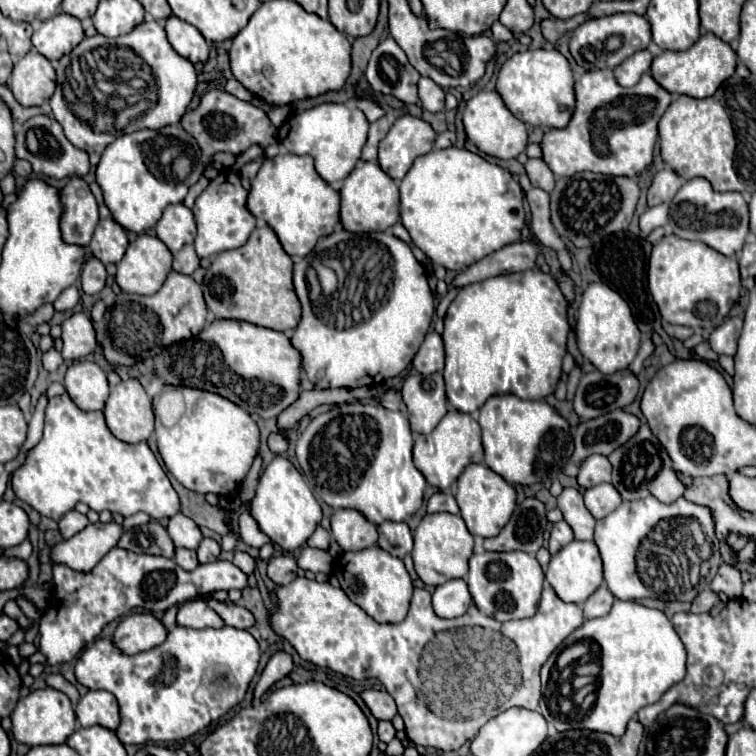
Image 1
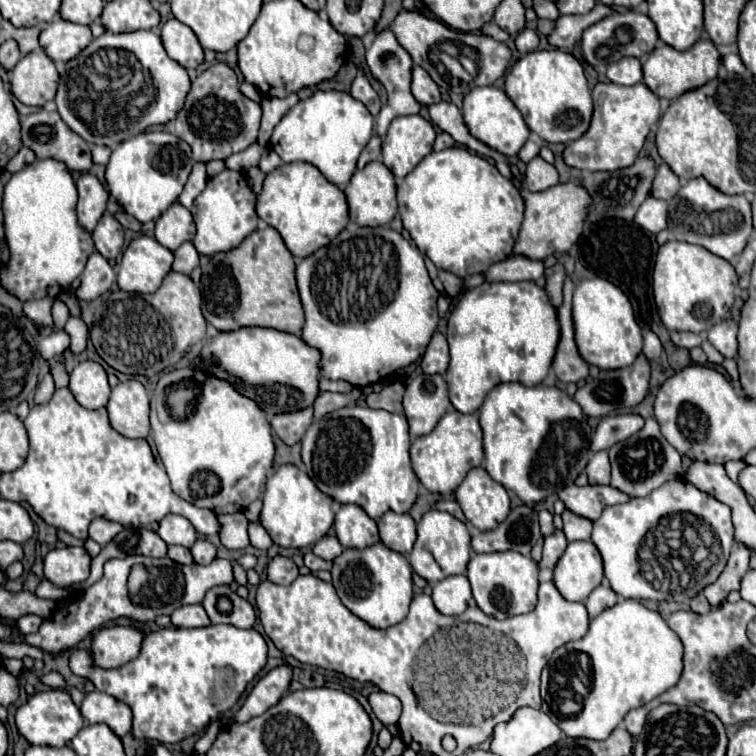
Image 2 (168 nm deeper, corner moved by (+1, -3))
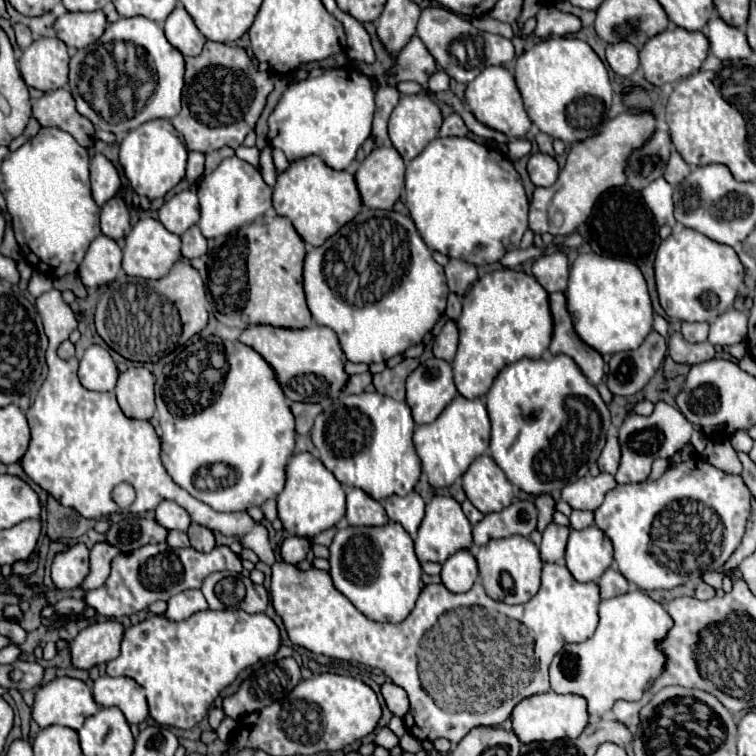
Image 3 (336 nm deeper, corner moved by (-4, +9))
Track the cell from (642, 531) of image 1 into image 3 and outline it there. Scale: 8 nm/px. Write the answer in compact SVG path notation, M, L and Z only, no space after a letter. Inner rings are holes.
M692 456L690 460L686 462L680 462L680 464L674 464L674 466L668 466L664 470L664 474L658 478L658 480L644 480L644 482L638 482L638 484L624 484L624 486L616 486L614 490L610 490L602 502L602 506L596 510L596 526L600 530L604 530L612 544L614 544L614 560L618 562L618 568L620 572L626 576L628 582L634 582L638 584L640 588L644 590L670 590L674 586L680 586L680 584L686 584L688 580L694 580L694 578L702 578L702 574L706 572L712 572L720 566L724 566L724 562L734 554L736 546L742 542L742 536L744 536L744 528L746 528L746 522L748 522L748 516L750 516L750 500L752 500L752 494L748 492L748 486L744 484L742 476L732 476L732 474L726 474L726 472L720 472L718 468L712 468L712 464L708 464L702 456Z

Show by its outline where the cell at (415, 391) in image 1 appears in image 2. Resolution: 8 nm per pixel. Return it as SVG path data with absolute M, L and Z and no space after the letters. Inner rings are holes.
M439 374L415 376L405 388L405 416L413 438L429 434L449 408L447 384Z

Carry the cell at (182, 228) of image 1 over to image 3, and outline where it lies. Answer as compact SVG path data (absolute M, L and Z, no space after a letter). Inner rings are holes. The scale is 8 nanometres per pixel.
M182 190L168 198L158 208L158 220L174 234L184 234L190 226L200 220L198 198L192 190Z

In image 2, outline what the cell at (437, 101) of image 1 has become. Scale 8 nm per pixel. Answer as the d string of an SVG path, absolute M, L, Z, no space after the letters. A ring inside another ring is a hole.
M413 66L411 92L413 92L413 96L415 96L423 106L433 106L433 104L439 104L439 102L441 102L439 86L431 80L431 76L429 76L421 66Z

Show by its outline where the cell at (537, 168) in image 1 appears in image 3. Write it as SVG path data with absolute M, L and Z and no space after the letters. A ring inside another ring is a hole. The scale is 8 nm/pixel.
M538 152L538 154L530 156L530 160L528 160L528 174L530 174L530 180L534 182L534 186L548 188L558 178L558 164L552 156Z

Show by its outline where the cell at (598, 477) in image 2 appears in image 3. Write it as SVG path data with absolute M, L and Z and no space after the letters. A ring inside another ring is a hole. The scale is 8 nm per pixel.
M612 432L608 436L608 442L606 442L600 458L598 458L598 468L600 468L600 472L616 474L618 464L620 464L620 444L618 444L616 432Z

